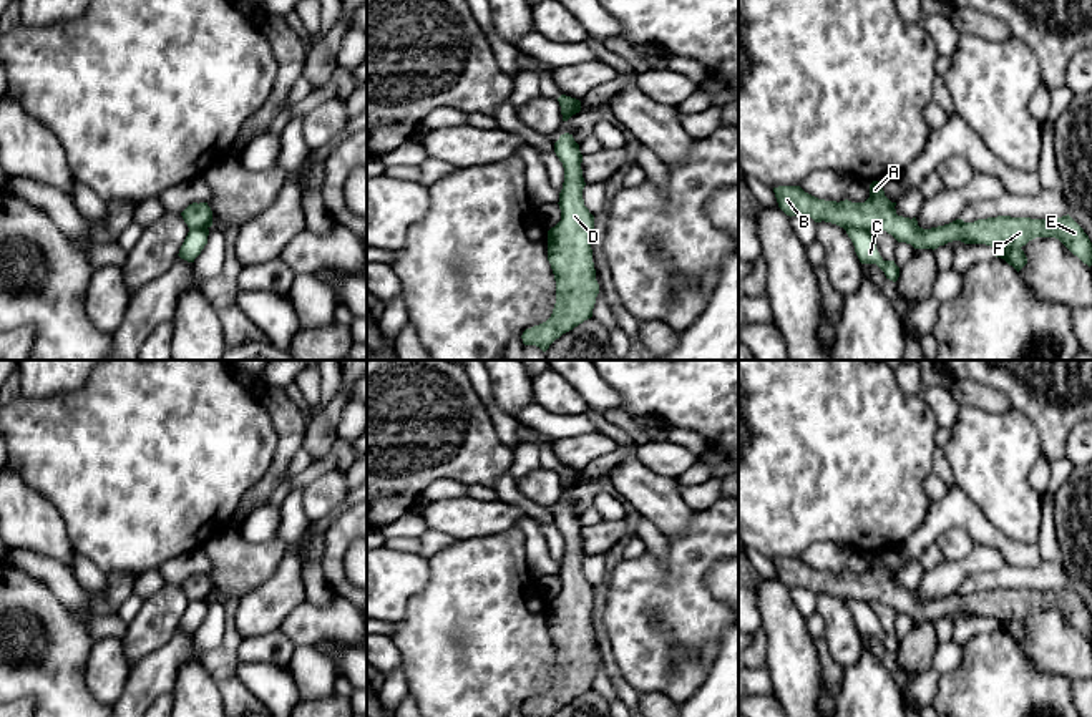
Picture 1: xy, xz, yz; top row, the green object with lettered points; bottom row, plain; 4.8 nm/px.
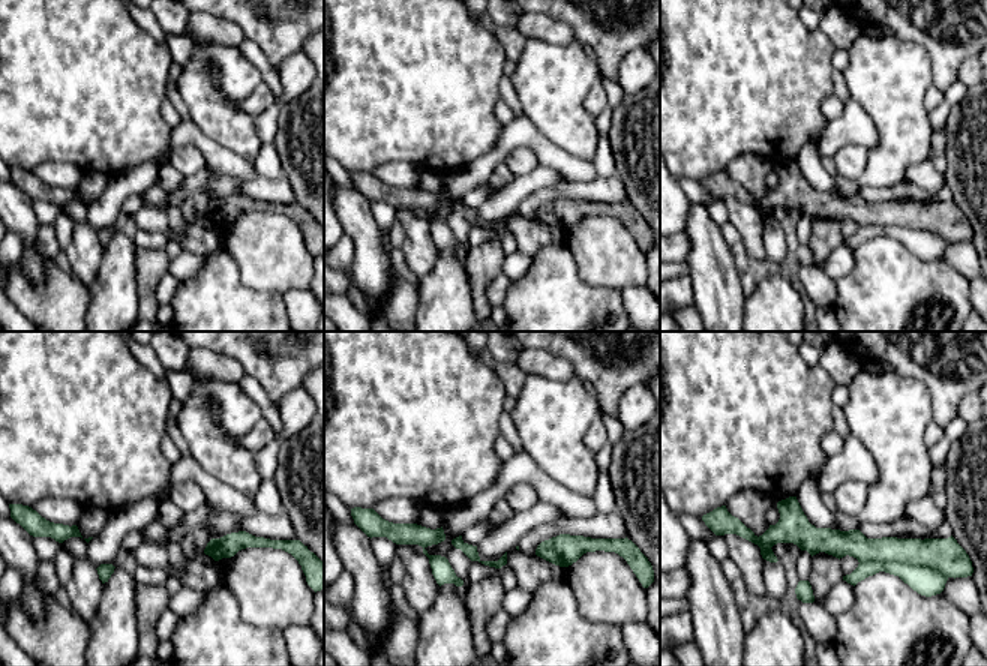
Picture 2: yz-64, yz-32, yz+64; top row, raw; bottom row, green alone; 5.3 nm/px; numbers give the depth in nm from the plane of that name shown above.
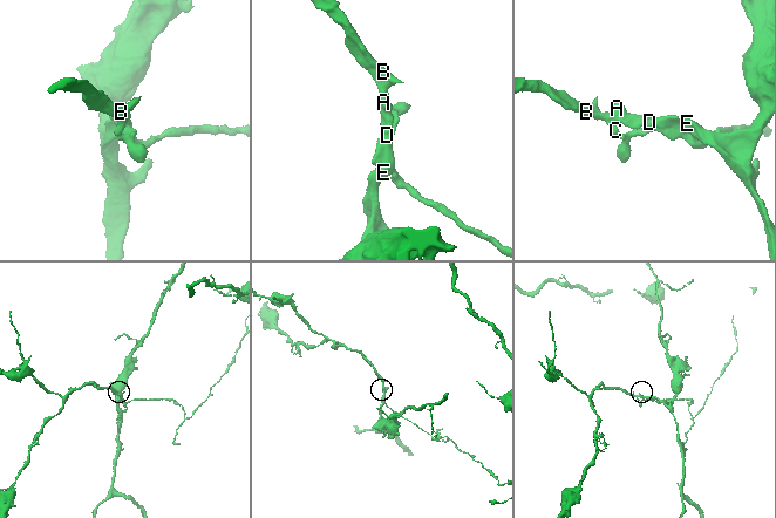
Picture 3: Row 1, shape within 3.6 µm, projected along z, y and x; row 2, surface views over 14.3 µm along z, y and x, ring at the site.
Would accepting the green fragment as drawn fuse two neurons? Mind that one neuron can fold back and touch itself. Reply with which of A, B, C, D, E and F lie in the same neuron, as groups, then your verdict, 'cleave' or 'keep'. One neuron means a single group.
groups A B D E F / C; cleave

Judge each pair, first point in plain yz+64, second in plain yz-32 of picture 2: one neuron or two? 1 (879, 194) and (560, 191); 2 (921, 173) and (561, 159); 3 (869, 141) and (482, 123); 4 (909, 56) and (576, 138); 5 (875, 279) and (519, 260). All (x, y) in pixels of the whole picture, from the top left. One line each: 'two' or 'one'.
1: one
2: one
3: two
4: one
5: two

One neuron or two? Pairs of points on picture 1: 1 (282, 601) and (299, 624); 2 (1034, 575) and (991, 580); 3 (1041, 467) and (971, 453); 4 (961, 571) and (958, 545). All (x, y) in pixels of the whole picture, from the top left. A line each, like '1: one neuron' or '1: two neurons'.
1: two neurons
2: one neuron
3: two neurons
4: two neurons

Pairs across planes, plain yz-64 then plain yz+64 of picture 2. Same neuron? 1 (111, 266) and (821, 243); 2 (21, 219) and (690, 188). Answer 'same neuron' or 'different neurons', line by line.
1: different neurons
2: different neurons

